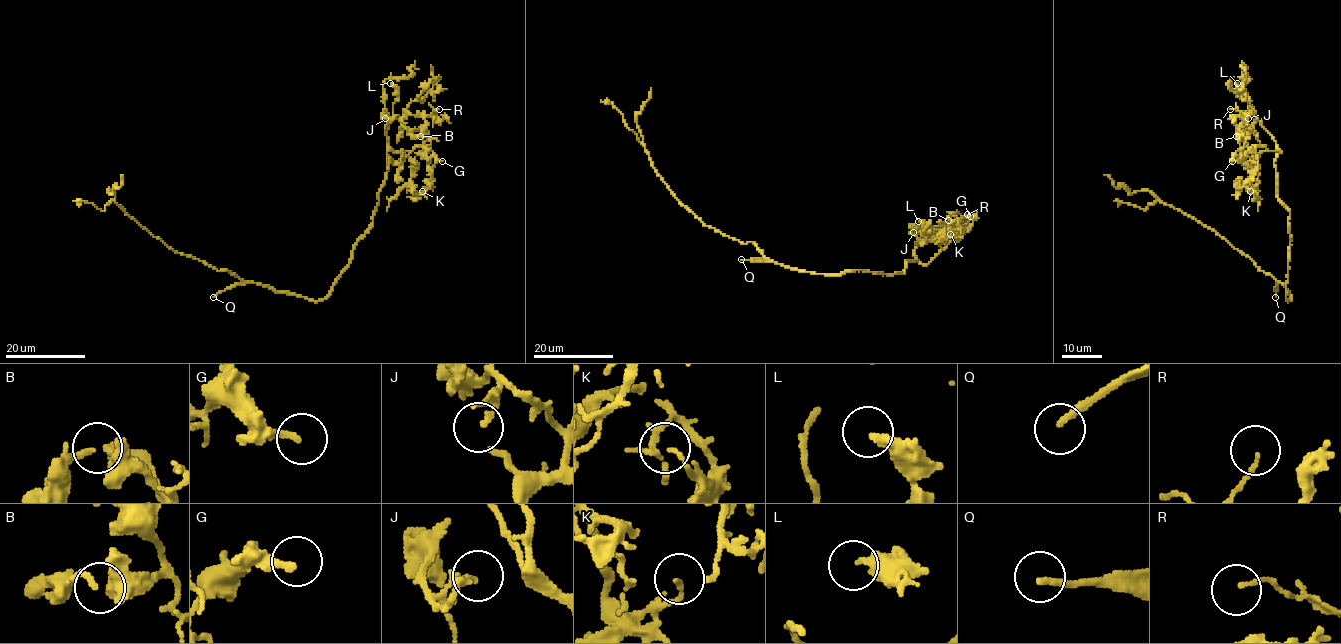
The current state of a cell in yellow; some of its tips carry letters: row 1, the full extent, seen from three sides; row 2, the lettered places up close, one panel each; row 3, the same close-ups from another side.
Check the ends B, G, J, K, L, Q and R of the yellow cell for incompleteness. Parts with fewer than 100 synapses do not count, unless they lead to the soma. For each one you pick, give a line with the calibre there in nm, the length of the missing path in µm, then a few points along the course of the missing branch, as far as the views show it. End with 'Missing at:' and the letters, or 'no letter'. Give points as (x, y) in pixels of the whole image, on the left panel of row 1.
Q: 190 nm thick; about 8 µm are missing
Missing at: Q

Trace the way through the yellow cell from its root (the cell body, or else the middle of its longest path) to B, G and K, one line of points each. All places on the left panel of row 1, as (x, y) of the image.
B: (294, 295), (323, 299), (372, 222), (387, 168), (388, 122), (399, 118), (411, 135), (420, 136)
G: (294, 295), (319, 300), (331, 291), (352, 247), (372, 222), (390, 149), (422, 146), (429, 158), (442, 161)
K: (294, 295), (319, 300), (331, 291), (372, 222), (390, 149), (412, 151), (410, 182), (414, 194), (422, 191)

